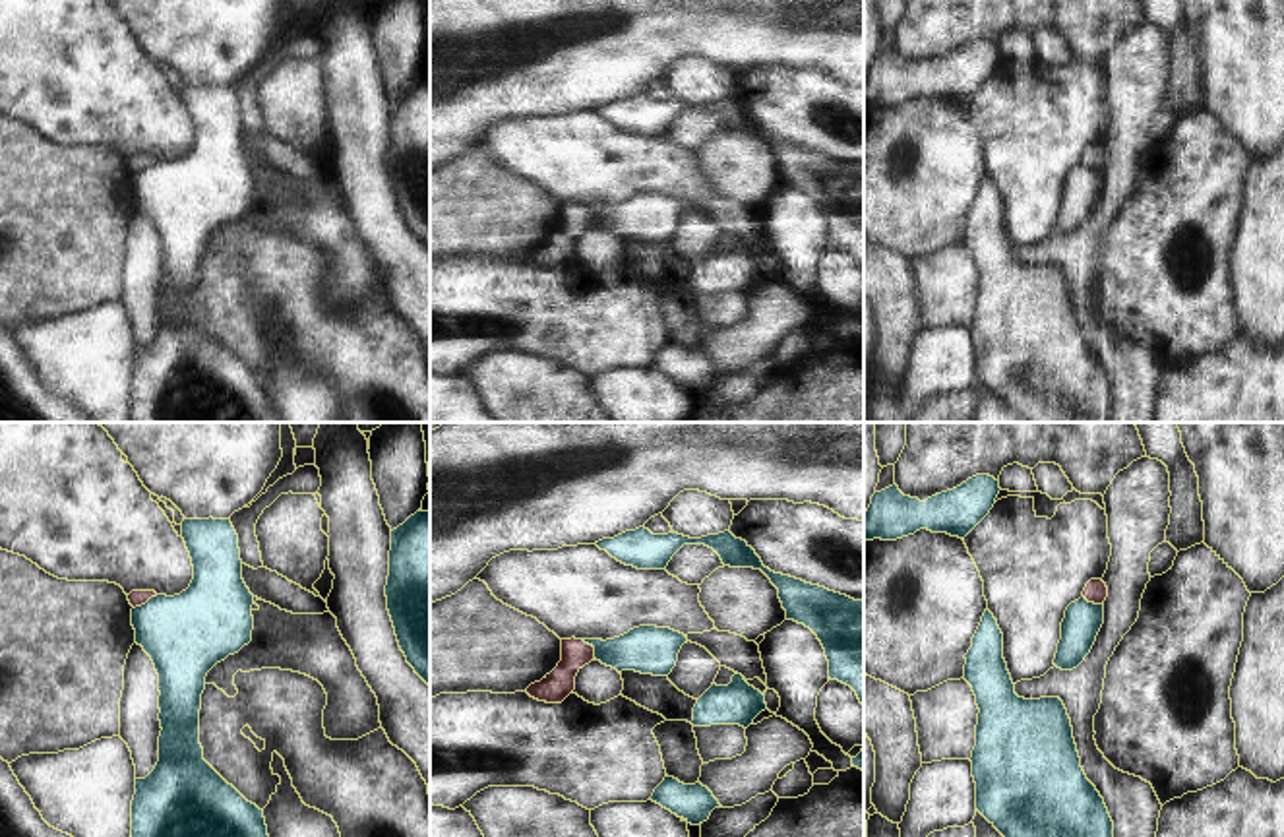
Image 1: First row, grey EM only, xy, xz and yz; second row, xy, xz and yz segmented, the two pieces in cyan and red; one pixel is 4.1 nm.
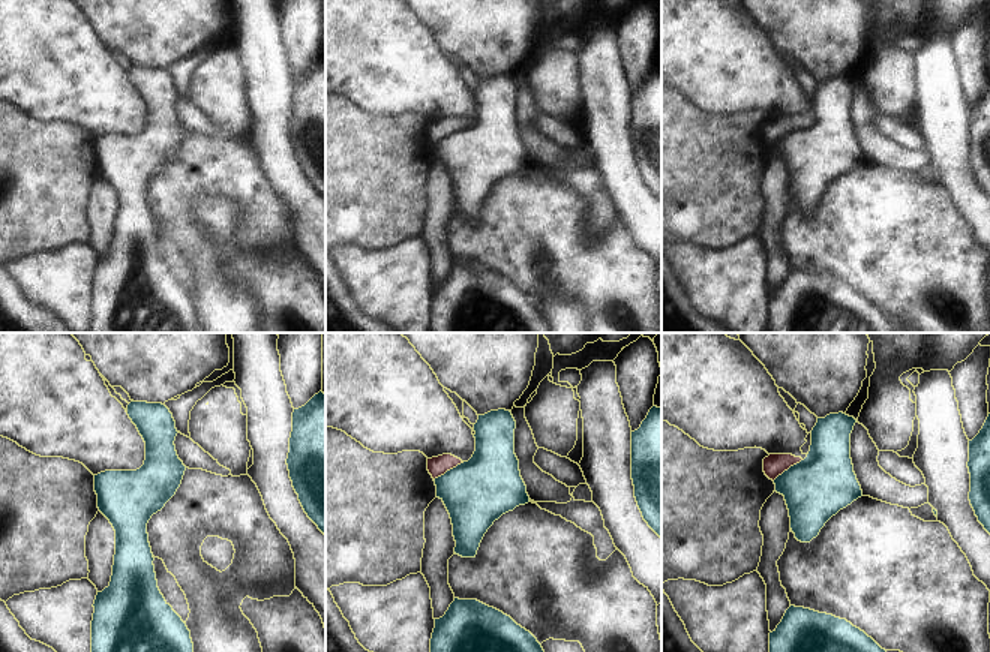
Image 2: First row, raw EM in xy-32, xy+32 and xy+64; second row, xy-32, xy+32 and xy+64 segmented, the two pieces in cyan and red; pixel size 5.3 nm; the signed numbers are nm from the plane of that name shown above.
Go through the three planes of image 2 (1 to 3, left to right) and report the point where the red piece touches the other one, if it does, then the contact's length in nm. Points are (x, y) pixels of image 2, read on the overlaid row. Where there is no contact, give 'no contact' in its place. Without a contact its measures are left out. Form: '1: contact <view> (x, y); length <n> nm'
1: no contact
2: contact xy+32 (450, 469); length 190 nm
3: contact xy+64 (788, 469); length 200 nm

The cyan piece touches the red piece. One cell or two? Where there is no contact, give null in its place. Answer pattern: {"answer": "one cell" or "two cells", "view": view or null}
{"answer": "two cells", "view": "xy"}

